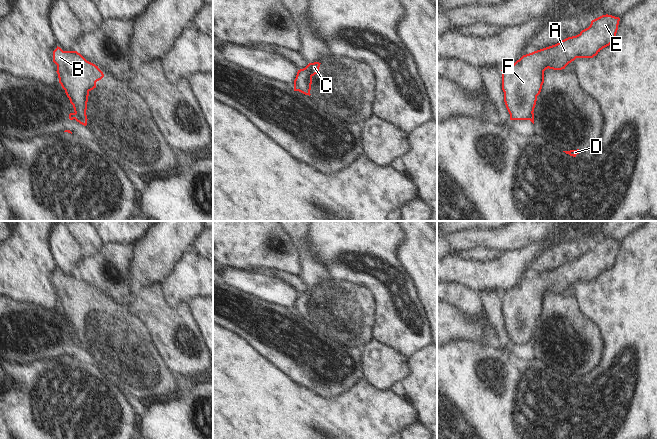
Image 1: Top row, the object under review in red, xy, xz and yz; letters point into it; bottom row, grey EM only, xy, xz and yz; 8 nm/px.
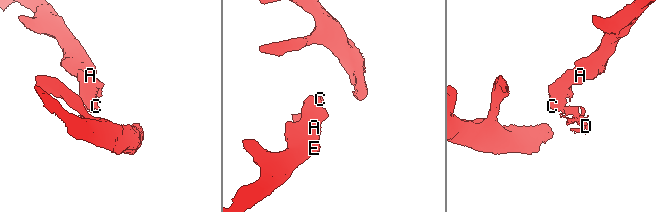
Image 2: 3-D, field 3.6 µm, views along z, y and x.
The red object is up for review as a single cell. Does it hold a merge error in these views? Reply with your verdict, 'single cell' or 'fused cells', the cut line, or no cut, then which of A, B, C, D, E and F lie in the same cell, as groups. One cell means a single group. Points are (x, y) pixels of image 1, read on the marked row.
fused cells; cut xy (75, 111), (81, 119), (86, 118); groups A B C E F / D

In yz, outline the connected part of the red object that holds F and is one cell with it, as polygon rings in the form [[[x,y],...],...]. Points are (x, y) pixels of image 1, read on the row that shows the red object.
[[[602,15],[578,35],[523,55],[502,71],[502,90],[510,120],[530,120],[546,69],[562,70],[576,58],[593,58],[615,40],[620,18]]]

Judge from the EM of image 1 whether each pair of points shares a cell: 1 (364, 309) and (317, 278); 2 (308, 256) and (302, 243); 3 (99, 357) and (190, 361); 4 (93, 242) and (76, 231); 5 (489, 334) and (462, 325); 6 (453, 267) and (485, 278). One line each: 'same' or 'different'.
1: different
2: same
3: same
4: same
5: same
6: same

